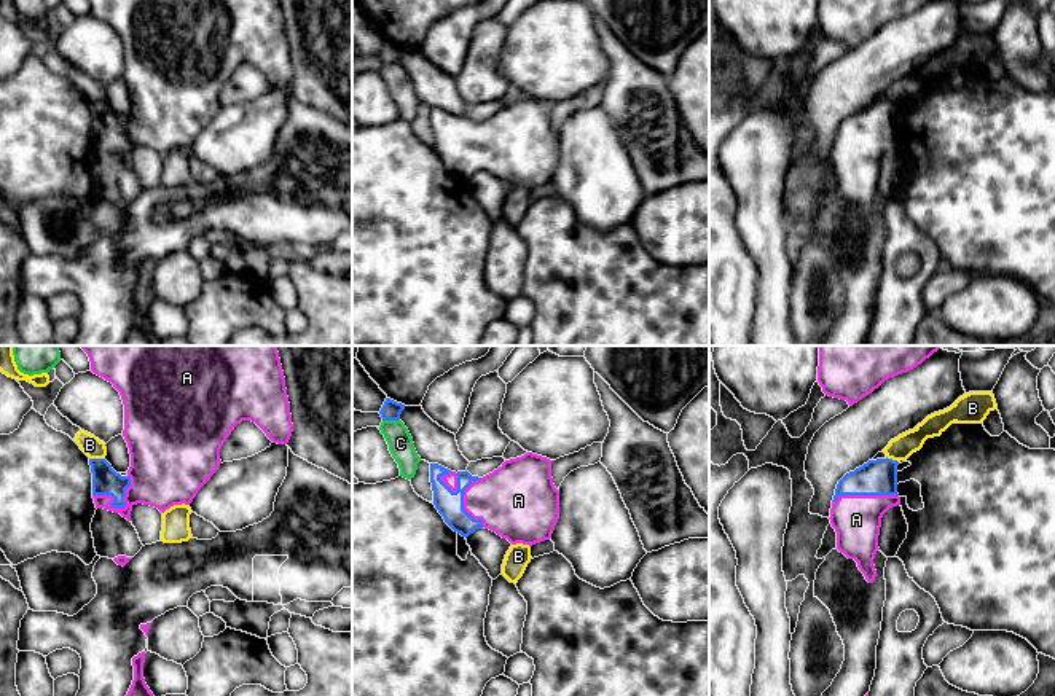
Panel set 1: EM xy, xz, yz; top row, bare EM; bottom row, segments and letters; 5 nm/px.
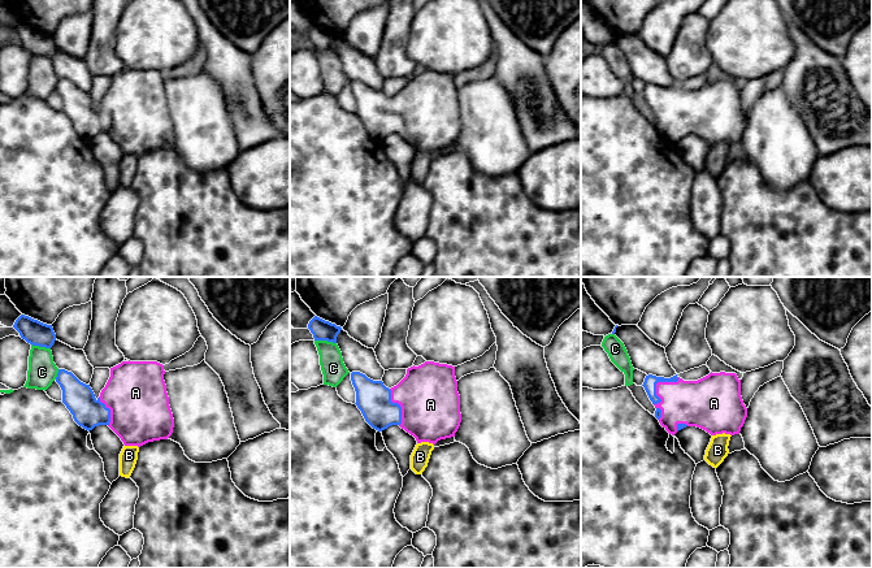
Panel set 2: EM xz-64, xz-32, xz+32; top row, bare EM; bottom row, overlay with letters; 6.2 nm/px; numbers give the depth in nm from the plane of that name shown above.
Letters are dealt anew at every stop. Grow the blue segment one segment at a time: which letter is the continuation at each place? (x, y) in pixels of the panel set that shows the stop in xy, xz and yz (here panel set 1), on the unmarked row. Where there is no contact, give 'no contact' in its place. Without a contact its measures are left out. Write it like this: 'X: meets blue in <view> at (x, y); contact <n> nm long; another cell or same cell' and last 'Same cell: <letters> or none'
A: meets blue in xy at (120, 150); contact 220 nm long; same cell
B: meets blue in xy at (98, 102); contact 80 nm long; another cell
C: meets blue in xz at (391, 62); contact 90 nm long; another cell
Same cell: A

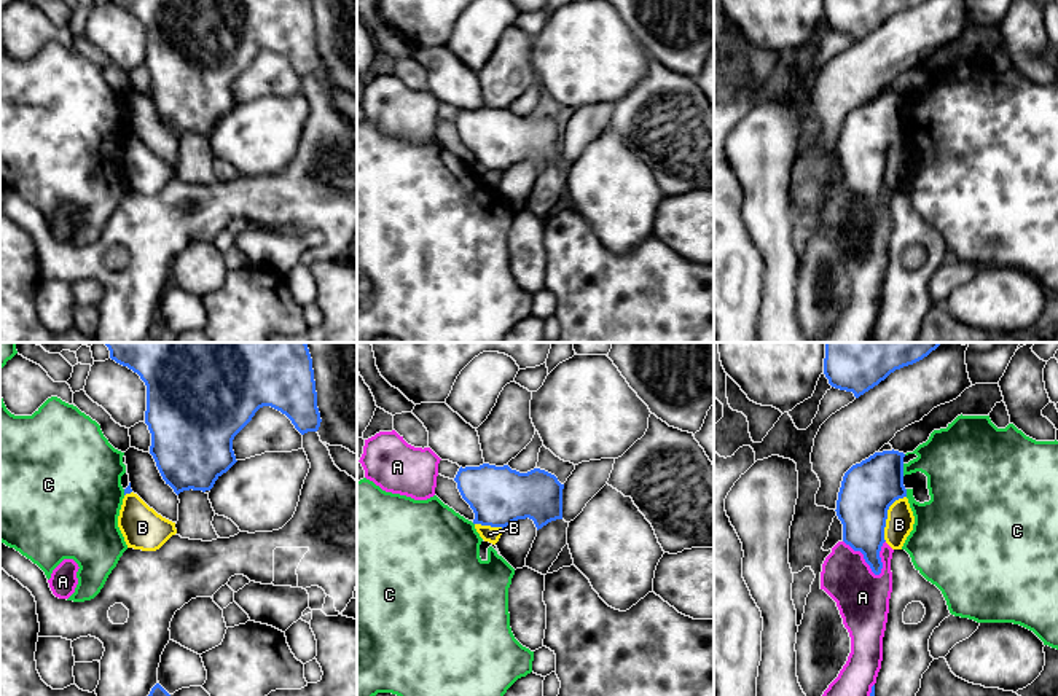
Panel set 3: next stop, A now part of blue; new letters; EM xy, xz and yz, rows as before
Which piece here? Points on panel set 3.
A: meets blue in yz at (864, 201); contact 260 nm long; another cell
B: meets blue in yz at (886, 160); contact 260 nm long; another cell
C: meets blue in yz at (902, 113); contact 60 nm long; another cell
Same cell: none

